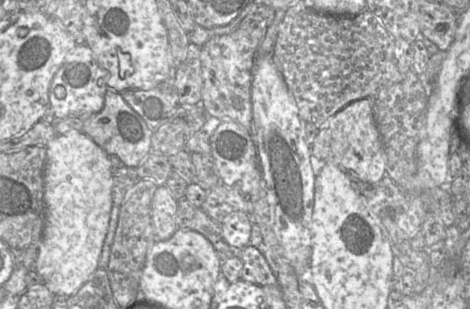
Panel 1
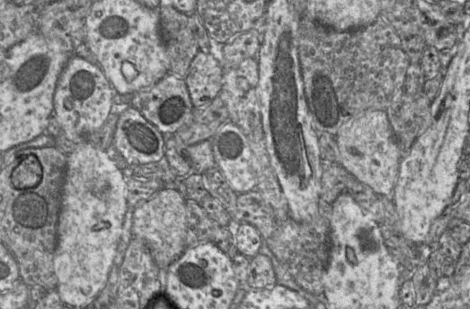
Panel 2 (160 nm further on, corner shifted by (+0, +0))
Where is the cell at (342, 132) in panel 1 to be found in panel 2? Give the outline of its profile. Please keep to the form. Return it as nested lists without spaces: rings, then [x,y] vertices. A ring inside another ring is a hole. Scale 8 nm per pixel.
[[[371,109],[345,123],[335,135],[339,164],[352,177],[377,195],[392,197],[397,180],[401,152],[394,137],[386,111]]]

